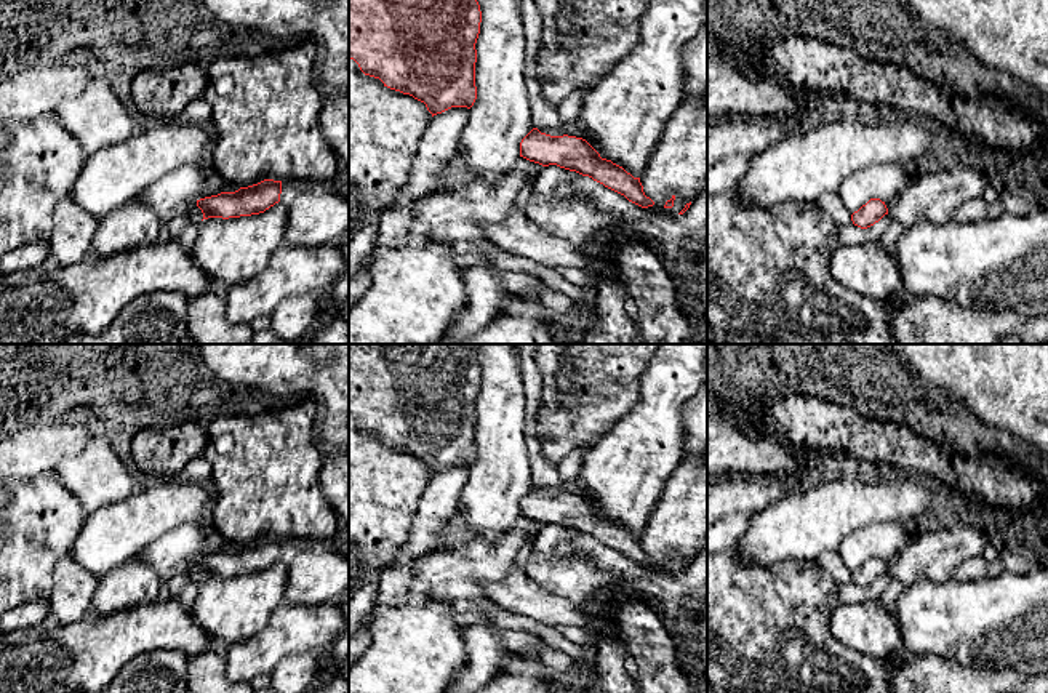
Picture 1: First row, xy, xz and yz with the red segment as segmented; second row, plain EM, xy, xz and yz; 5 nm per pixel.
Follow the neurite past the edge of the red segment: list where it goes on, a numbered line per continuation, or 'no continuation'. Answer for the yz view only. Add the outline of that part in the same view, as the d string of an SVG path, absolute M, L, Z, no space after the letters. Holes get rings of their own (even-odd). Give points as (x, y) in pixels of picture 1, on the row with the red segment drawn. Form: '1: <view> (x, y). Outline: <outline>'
no continuation

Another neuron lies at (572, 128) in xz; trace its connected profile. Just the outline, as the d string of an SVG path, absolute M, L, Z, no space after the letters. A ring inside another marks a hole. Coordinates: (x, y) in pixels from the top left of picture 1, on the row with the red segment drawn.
M579 120L576 122L560 122L558 126L549 128L549 130L539 130L541 133L550 134L550 136L576 136L582 138L584 136L584 128Z

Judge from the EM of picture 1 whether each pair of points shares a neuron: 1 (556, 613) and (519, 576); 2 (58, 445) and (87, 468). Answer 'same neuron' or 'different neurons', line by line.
1: same neuron
2: different neurons

